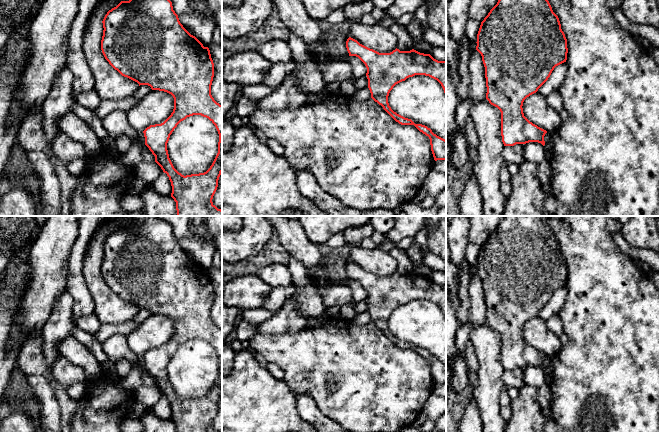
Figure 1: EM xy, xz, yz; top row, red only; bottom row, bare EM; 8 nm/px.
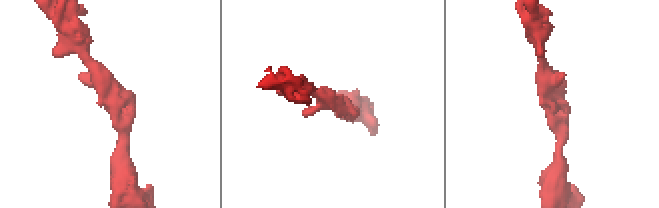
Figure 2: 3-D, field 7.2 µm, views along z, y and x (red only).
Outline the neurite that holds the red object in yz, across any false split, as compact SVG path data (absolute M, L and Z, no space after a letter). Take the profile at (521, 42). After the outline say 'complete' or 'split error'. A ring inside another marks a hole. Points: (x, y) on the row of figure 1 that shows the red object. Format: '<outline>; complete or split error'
M498 0L497 4L490 10L488 15L481 22L478 34L477 34L477 46L476 50L481 54L482 61L485 67L486 78L486 99L489 103L497 107L501 112L501 136L504 146L514 146L516 144L526 144L529 142L538 142L543 146L545 145L544 136L547 133L546 130L538 127L530 122L523 113L523 102L530 95L536 93L538 89L548 80L554 68L567 60L567 39L564 32L561 29L561 24L558 16L553 12L552 7L548 0Z; complete

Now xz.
M349 37L346 41L349 56L358 57L367 68L368 88L371 98L399 124L414 125L430 139L434 160L446 160L446 140L437 136L430 128L415 124L411 119L394 112L388 103L388 96L393 87L415 75L425 75L437 80L446 95L446 61L438 61L430 54L420 53L414 49L390 53L379 53L357 40Z; complete

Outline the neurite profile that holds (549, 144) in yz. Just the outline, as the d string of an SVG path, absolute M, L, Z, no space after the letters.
M547 132L544 136L544 141L545 141L544 154L545 154L545 159L549 161L552 158L552 151L554 147L552 134L553 132Z

